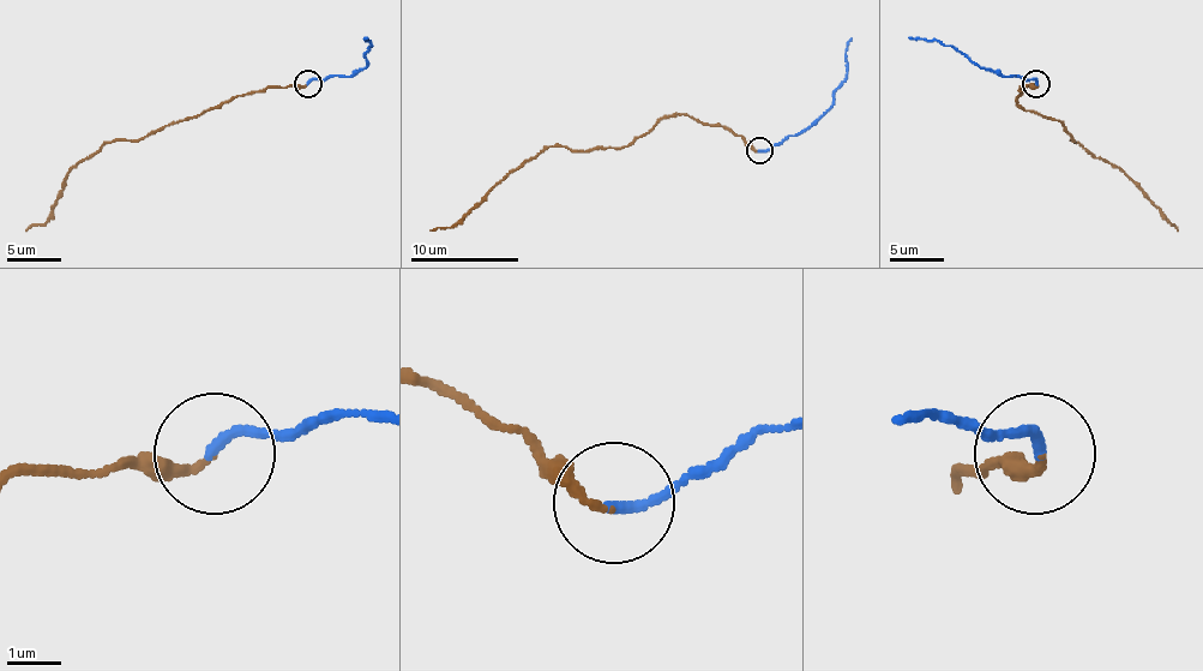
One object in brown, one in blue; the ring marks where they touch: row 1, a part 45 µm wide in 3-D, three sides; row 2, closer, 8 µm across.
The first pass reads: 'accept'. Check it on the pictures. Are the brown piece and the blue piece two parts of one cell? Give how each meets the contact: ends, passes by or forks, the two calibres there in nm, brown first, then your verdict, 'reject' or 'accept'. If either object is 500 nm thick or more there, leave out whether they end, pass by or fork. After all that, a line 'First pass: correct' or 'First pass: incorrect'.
brown ends there; blue ends there; 130 nm thick on the brown side, 200 nm on the other; accept
First pass: correct

